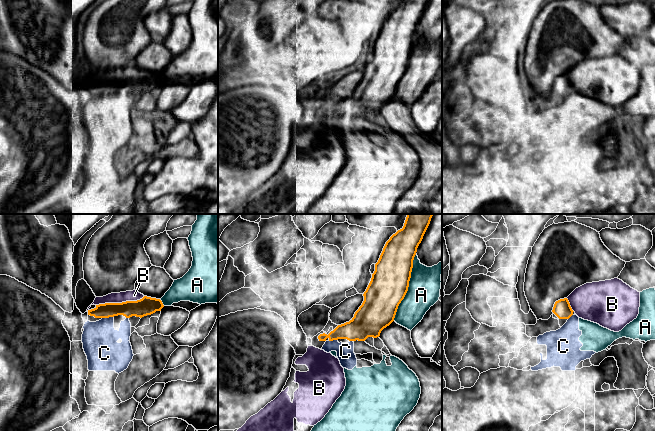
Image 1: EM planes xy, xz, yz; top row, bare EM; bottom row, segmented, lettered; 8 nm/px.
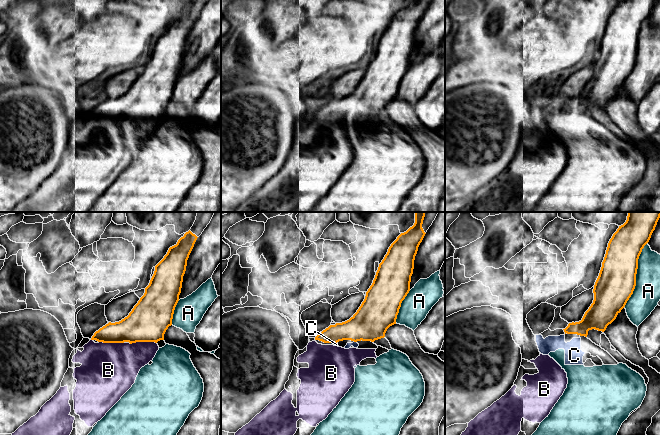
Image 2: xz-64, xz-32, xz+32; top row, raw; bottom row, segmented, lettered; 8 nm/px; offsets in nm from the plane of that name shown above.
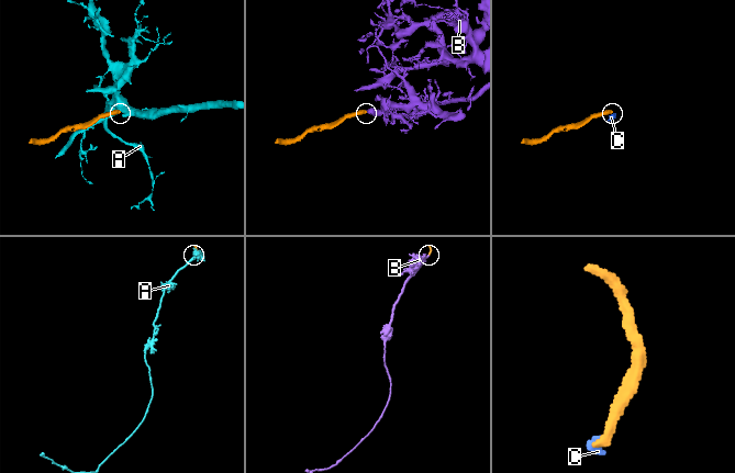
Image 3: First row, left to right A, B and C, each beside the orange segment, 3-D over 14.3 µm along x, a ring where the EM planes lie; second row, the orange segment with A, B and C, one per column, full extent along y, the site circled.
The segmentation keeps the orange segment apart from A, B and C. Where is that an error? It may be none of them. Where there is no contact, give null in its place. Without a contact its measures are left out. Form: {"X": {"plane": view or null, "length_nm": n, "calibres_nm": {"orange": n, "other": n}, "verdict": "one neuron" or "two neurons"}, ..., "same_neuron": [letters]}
{"A": {"plane": "xz", "length_nm": 550, "calibres_nm": {"orange": 300, "other": 260}, "verdict": "two neurons"}, "B": {"plane": "xy", "length_nm": 400, "calibres_nm": {"orange": 140, "other": 90}, "verdict": "one neuron"}, "C": {"plane": "xy", "length_nm": 100, "calibres_nm": {"orange": 130, "other": 280}, "verdict": "two neurons"}, "same_neuron": ["B"]}

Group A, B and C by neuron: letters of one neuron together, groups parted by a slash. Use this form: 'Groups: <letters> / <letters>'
Groups: A C / B

